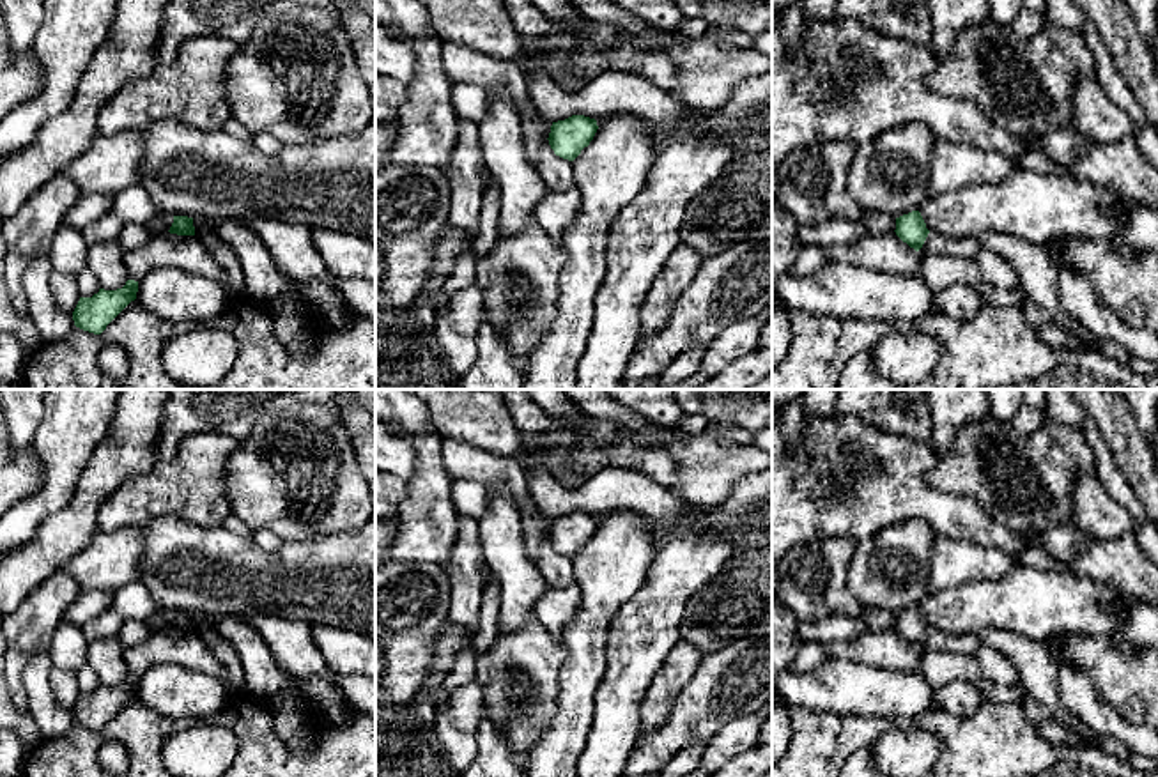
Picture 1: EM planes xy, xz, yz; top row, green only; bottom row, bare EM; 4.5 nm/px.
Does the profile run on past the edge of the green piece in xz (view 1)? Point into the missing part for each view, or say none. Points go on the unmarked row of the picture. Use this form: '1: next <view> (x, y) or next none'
1: next none

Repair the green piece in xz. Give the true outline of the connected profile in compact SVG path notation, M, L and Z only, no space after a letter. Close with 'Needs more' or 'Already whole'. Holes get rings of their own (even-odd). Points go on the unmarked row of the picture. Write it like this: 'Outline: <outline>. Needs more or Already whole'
Outline: M572 512L565 517L552 519L547 536L556 552L574 558L590 542L597 526L595 515Z. Already whole

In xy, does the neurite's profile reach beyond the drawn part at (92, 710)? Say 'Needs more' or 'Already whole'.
Already whole

